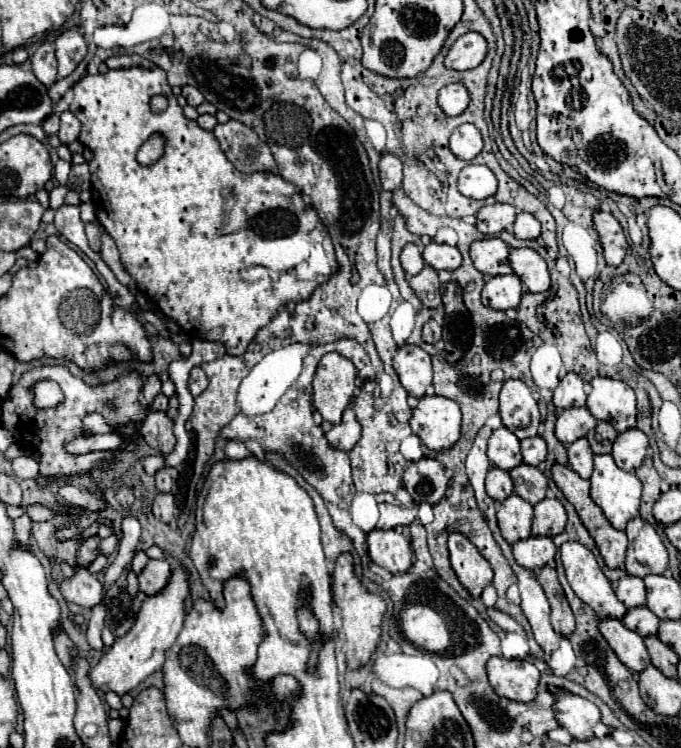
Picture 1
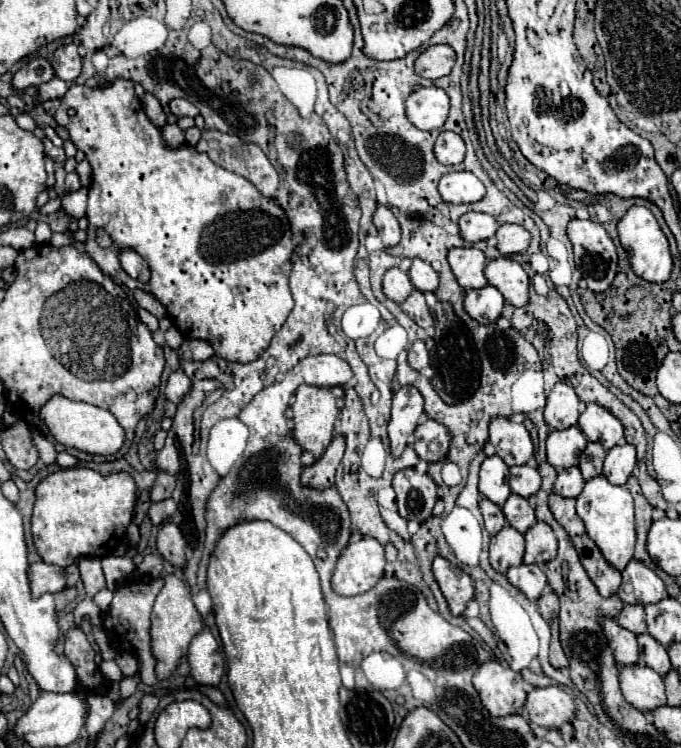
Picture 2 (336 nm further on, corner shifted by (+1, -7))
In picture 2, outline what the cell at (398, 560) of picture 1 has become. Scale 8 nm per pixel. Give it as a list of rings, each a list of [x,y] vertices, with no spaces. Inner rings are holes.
[[[361,538],[349,544],[337,564],[331,578],[331,588],[339,596],[357,596],[371,590],[383,576],[385,552],[377,540]]]

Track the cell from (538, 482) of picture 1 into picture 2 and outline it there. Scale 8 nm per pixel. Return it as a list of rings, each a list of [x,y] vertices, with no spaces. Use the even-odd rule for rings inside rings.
[[[511,494],[503,506],[503,514],[507,518],[507,524],[513,526],[515,530],[519,530],[521,534],[527,532],[527,528],[531,528],[537,518],[533,508],[529,506],[529,502],[517,494]]]

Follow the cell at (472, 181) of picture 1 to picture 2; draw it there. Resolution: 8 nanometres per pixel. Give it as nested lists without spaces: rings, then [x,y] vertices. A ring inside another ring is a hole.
[[[449,172],[439,180],[439,194],[451,204],[479,202],[485,196],[485,186],[471,172]]]

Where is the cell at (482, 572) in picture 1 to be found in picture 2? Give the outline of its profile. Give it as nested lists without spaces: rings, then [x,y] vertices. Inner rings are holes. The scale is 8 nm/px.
[[[437,556],[433,562],[433,576],[435,576],[435,580],[437,580],[447,604],[449,604],[451,614],[461,616],[467,602],[475,594],[475,586],[473,586],[471,576],[441,556]]]

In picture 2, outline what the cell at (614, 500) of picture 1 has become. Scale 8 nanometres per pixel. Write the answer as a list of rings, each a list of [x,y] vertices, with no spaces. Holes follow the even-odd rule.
[[[605,476],[591,478],[583,492],[577,496],[577,514],[585,524],[587,536],[597,544],[607,564],[615,570],[623,570],[633,558],[635,550],[635,518],[633,518],[633,498],[625,486],[611,484]]]

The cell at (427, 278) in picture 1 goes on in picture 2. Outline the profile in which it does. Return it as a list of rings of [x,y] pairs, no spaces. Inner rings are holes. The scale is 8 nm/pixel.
[[[413,290],[409,294],[409,298],[401,304],[403,312],[407,312],[407,316],[411,316],[411,320],[415,320],[415,324],[419,324],[421,328],[429,328],[433,326],[433,318],[431,318],[431,312],[425,304],[425,298],[423,298],[423,292],[419,290]]]

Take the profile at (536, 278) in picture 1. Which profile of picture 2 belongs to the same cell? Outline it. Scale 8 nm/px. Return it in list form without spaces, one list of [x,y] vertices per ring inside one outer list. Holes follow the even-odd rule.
[[[505,256],[489,260],[485,266],[485,278],[503,294],[507,304],[523,306],[529,302],[529,278],[519,262]]]

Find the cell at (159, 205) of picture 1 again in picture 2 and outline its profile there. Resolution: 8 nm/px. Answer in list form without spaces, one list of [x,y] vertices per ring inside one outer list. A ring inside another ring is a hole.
[[[119,78],[101,90],[73,84],[61,98],[55,120],[67,128],[75,146],[85,152],[93,166],[87,206],[87,254],[107,276],[119,280],[129,290],[141,288],[153,294],[167,308],[171,324],[179,328],[185,338],[207,340],[219,358],[231,362],[245,364],[257,360],[269,348],[273,334],[281,330],[293,308],[293,296],[287,282],[293,256],[291,228],[285,212],[275,200],[265,198],[249,180],[223,170],[213,164],[207,154],[199,154],[191,146],[181,146],[177,150],[167,148],[161,130],[153,126],[143,112],[131,80]],[[97,226],[107,230],[113,246],[97,246]],[[127,248],[147,260],[151,268],[151,280],[147,284],[141,284],[123,272],[119,252]]]

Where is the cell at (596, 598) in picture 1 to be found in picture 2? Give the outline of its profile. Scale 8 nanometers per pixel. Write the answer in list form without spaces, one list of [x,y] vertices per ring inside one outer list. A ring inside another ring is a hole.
[[[601,618],[601,626],[603,626],[605,636],[609,640],[609,648],[615,654],[615,662],[619,666],[631,666],[631,664],[639,664],[641,662],[637,638],[635,638],[633,632],[621,628],[611,618]]]

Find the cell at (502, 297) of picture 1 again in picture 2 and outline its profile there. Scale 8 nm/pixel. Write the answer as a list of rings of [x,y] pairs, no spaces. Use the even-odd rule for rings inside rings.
[[[489,284],[479,290],[467,290],[465,300],[463,300],[465,312],[473,320],[477,320],[479,324],[485,324],[485,326],[493,324],[501,316],[503,304],[505,304],[505,300],[503,300],[501,292]]]

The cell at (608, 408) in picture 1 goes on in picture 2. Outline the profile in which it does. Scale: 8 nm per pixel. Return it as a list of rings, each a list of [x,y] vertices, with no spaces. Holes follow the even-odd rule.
[[[593,402],[579,416],[579,430],[589,442],[599,442],[605,450],[611,450],[623,438],[623,424],[607,408]]]

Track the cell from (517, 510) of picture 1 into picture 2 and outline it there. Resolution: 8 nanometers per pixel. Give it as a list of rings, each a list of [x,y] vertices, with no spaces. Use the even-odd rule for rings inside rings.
[[[505,526],[499,534],[491,538],[489,562],[493,570],[497,570],[499,574],[505,574],[507,568],[521,564],[523,550],[525,550],[523,534],[511,526]]]

